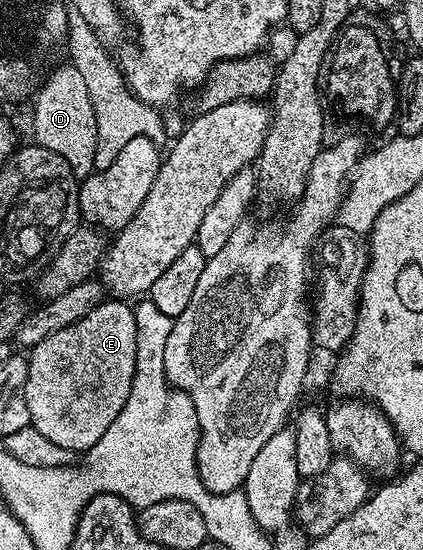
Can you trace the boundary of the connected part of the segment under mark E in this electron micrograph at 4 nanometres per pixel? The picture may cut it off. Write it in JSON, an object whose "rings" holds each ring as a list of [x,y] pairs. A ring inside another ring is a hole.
{"rings":[[[116,297],[104,299],[86,316],[46,336],[29,350],[24,396],[30,412],[30,425],[42,437],[49,438],[54,445],[67,451],[83,453],[92,448],[118,417],[130,395],[134,361],[137,360],[137,325],[134,322],[133,306],[126,303],[129,302]]]}

